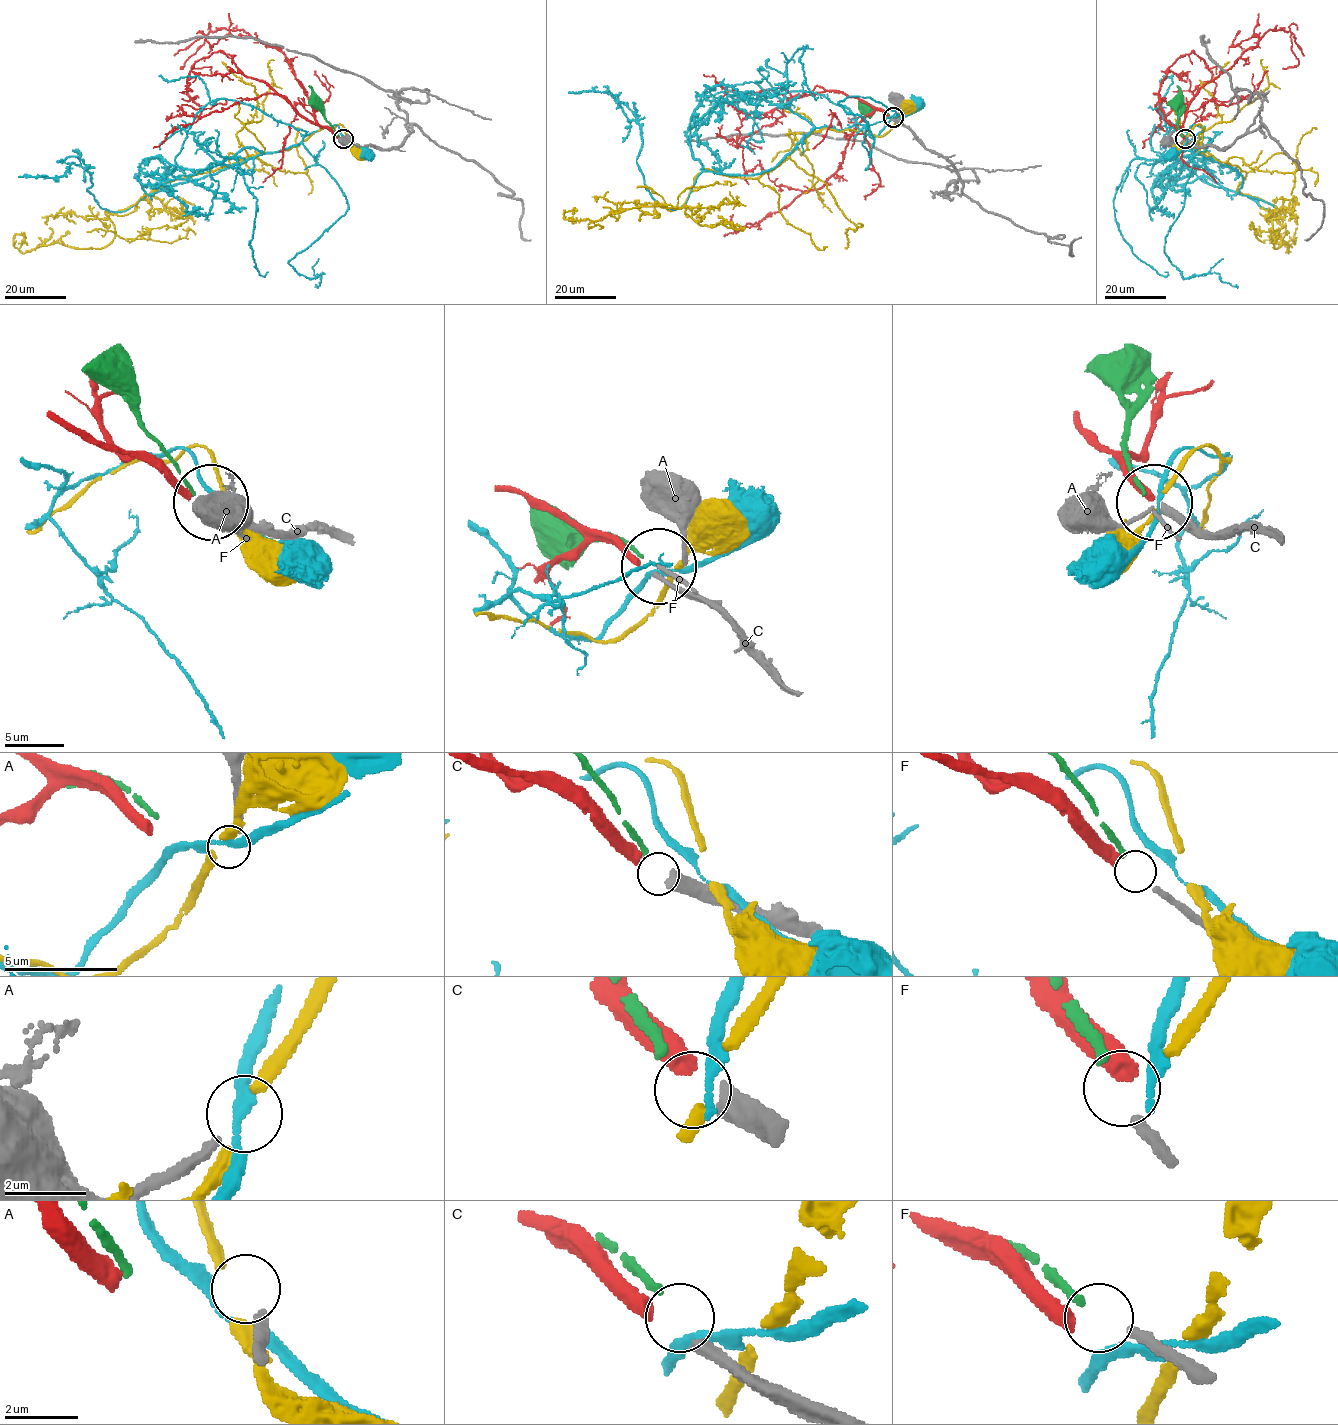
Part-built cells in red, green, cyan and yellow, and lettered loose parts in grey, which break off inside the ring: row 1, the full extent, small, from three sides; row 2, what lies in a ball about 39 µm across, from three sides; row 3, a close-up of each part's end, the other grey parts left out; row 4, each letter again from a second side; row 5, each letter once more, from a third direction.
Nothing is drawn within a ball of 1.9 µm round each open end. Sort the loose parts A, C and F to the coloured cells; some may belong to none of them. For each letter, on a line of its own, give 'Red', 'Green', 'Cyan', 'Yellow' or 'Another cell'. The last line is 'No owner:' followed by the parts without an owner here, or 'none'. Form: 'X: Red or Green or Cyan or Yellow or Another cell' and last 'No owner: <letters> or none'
A: Another cell
C: Red
F: Green
No owner: A

